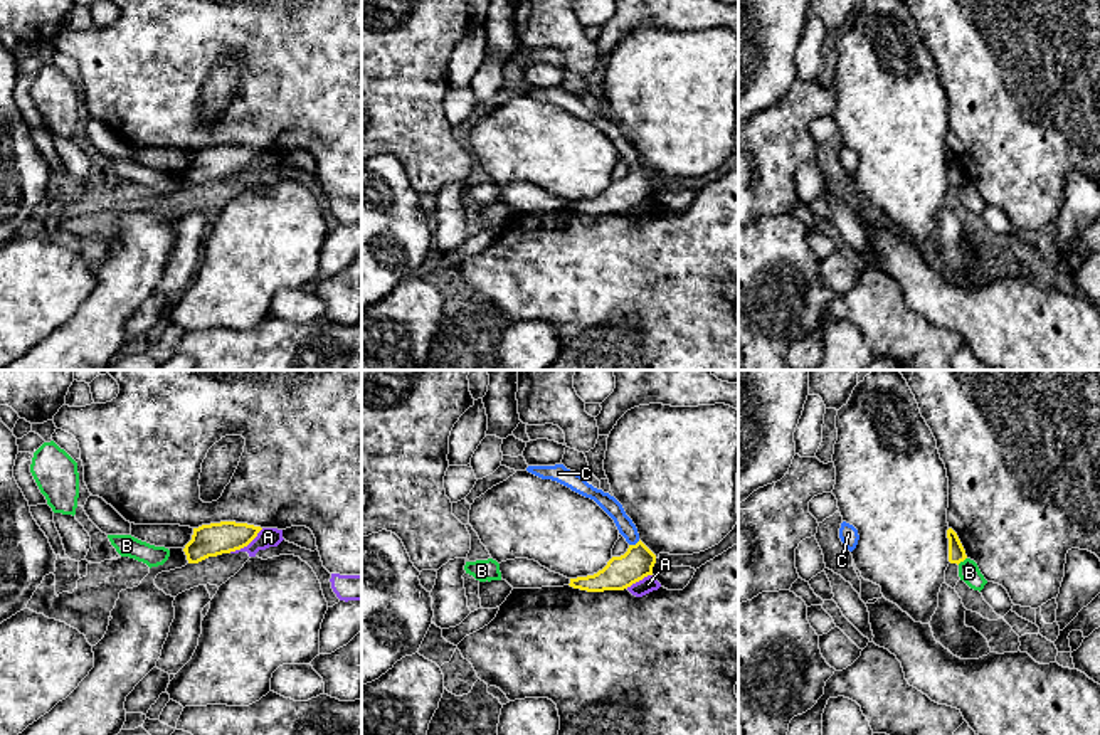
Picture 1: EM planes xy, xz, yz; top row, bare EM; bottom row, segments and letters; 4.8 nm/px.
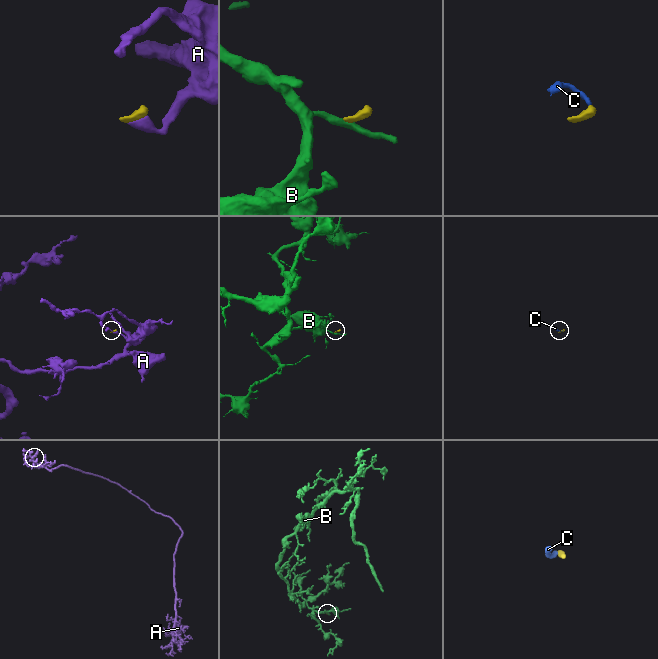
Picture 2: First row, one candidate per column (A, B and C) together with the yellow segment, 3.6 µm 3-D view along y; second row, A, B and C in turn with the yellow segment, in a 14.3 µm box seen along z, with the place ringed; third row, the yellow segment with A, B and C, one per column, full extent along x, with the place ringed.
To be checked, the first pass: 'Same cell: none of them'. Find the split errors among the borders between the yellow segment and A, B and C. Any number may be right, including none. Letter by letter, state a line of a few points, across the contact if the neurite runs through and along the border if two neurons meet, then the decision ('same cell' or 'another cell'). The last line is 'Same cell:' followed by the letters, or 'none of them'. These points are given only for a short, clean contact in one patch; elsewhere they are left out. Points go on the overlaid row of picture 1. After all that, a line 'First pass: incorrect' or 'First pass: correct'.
A: line xy (263, 528), (246, 545), (229, 552); another cell
B: line yz (966, 557), (957, 564); another cell
C: line xz (621, 572), (636, 557), (636, 544), (618, 513), (606, 502); same cell
Same cell: C
First pass: incorrect

